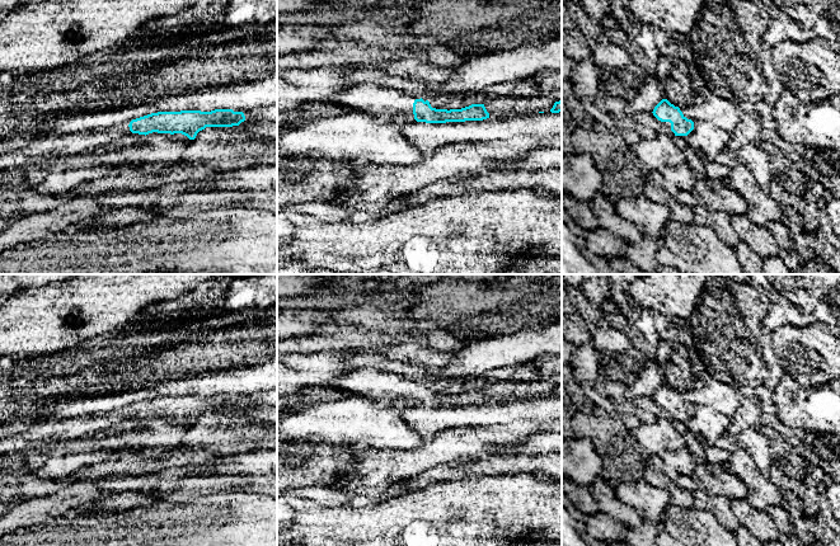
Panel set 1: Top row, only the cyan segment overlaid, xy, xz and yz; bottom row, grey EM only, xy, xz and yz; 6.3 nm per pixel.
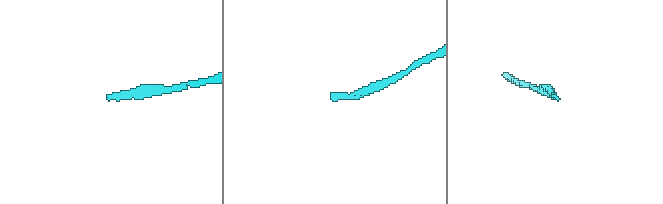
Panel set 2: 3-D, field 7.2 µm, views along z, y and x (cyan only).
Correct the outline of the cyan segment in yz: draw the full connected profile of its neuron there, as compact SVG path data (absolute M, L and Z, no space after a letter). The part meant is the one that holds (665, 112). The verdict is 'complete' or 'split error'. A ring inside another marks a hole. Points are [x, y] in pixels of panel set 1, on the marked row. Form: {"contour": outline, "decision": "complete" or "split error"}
{"contour": "M662 99L652 113L679 141L694 130L694 122L682 114L681 108L667 99Z", "decision": "split error"}

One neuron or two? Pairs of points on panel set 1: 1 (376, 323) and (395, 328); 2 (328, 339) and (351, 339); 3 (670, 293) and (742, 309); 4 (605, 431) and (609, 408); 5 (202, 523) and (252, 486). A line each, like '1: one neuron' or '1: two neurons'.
1: one neuron
2: one neuron
3: two neurons
4: two neurons
5: two neurons

